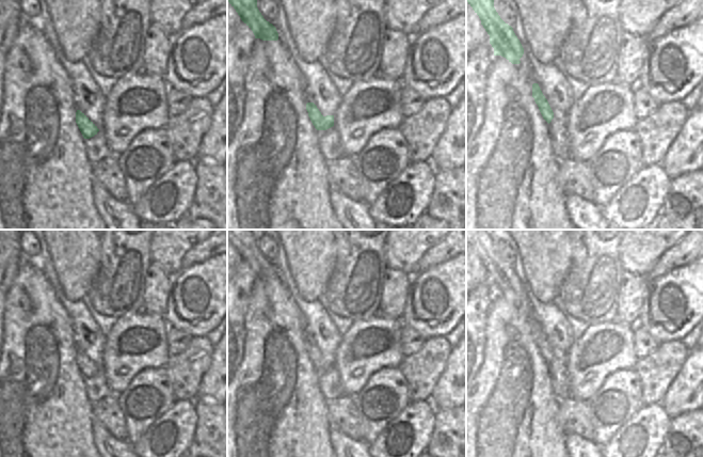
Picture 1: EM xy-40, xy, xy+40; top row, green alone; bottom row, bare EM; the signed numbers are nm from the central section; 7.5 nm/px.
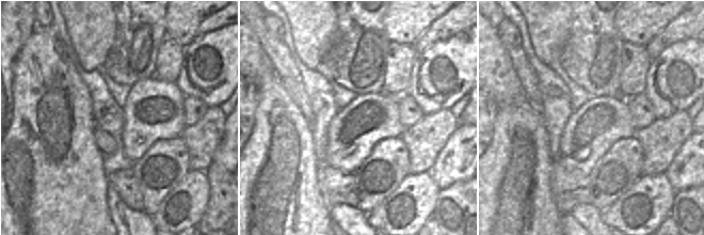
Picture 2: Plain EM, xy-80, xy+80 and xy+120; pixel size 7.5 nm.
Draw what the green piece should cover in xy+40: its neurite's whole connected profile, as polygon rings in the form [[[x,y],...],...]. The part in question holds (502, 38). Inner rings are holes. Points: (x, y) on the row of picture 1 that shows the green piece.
[[[466,0],[479,16],[481,25],[490,35],[494,56],[501,56],[512,64],[520,64],[524,48],[513,28],[506,23],[494,7],[494,0]]]

